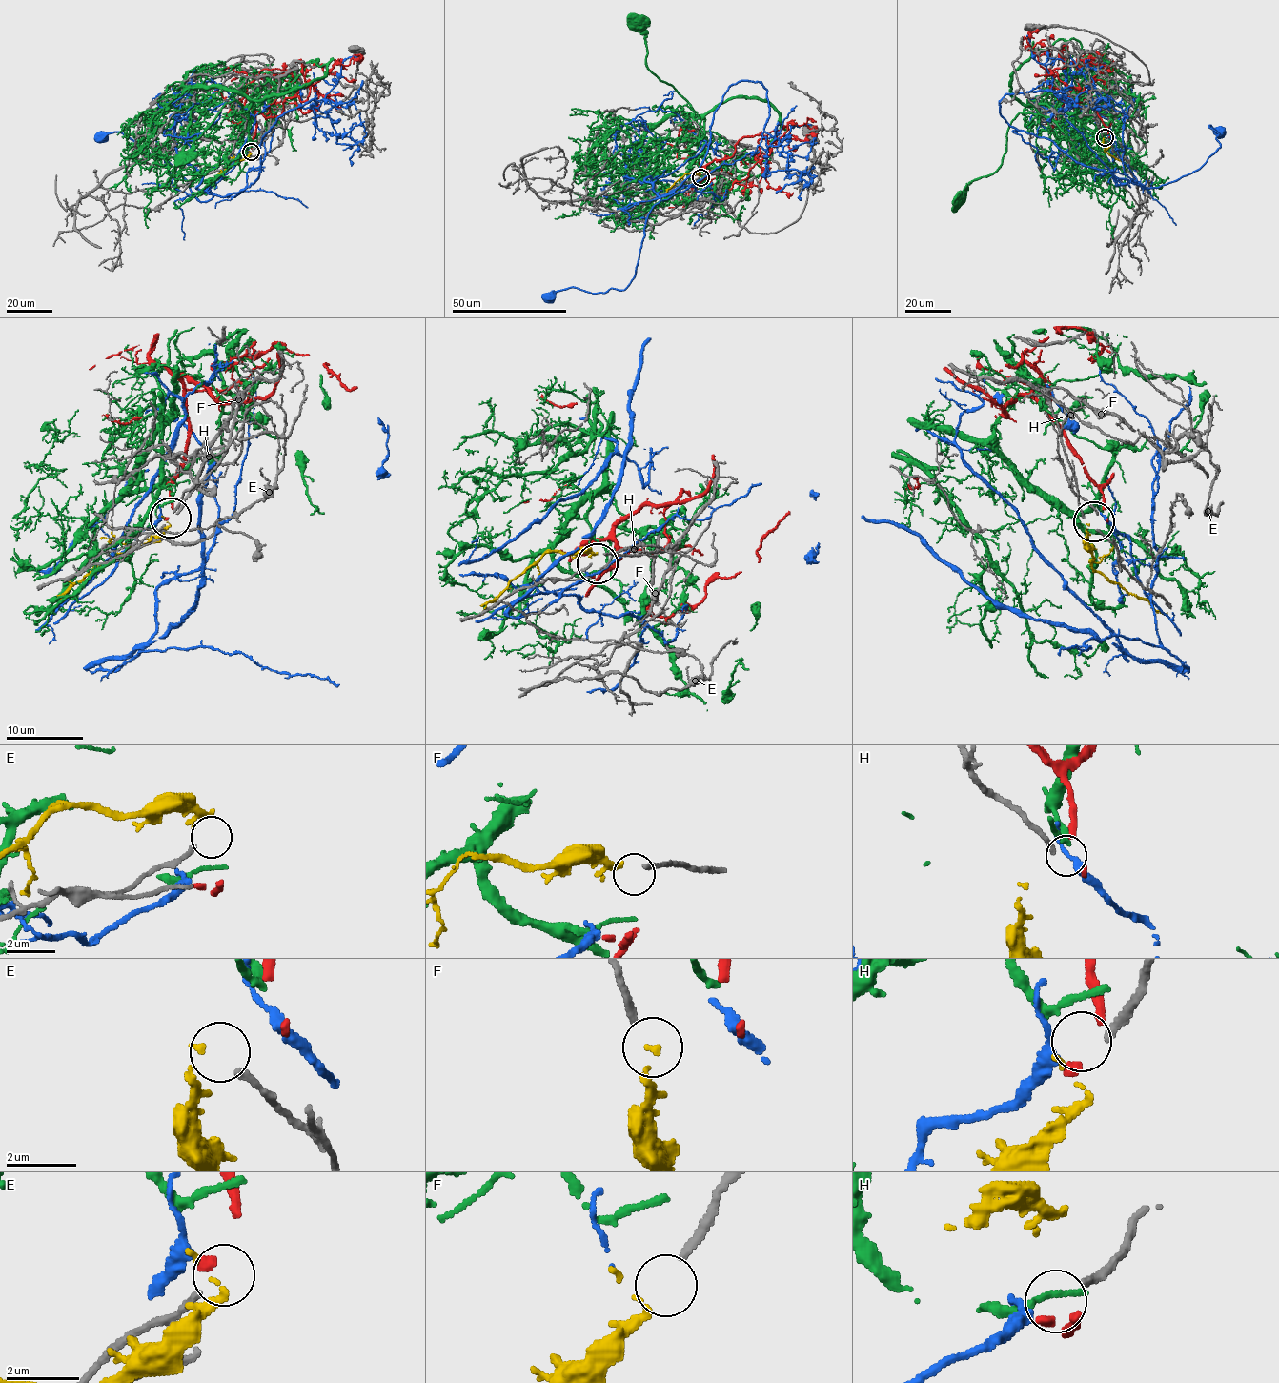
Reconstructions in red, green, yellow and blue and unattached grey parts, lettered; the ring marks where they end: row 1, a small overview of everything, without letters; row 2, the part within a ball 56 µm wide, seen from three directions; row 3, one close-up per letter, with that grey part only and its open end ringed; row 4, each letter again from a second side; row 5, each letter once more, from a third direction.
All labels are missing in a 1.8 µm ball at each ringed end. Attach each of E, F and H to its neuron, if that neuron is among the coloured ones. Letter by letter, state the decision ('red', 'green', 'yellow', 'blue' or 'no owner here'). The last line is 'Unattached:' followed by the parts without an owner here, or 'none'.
E: no owner here
F: yellow
H: blue
Unattached: E

